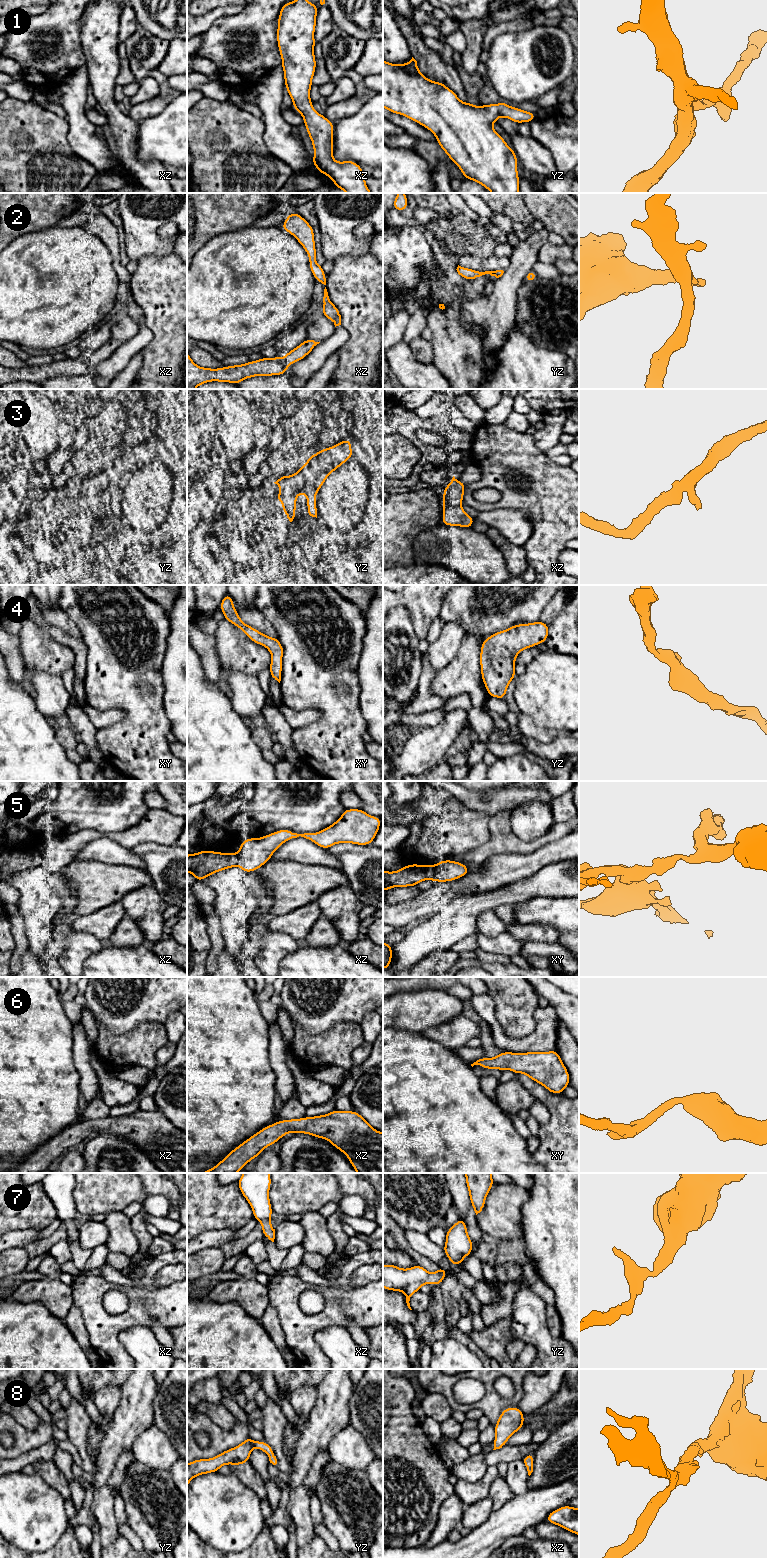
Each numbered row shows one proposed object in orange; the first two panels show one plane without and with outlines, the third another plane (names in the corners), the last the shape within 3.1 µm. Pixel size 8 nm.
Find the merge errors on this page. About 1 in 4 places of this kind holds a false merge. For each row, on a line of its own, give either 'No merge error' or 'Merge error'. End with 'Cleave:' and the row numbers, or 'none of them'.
1: No merge error
2: No merge error
3: No merge error
4: No merge error
5: Merge error
6: No merge error
7: No merge error
8: No merge error
Cleave: 5

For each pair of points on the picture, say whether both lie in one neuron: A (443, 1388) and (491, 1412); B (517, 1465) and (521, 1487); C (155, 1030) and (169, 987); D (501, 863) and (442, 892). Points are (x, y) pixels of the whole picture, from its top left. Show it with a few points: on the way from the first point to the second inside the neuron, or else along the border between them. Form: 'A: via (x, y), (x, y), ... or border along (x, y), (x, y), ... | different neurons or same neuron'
A: via (452, 1401), (457, 1406), (478, 1406) | same neuron
B: via (517, 1470), (517, 1482) | same neuron
C: border along (163, 1024), (142, 1022), (135, 1029) | different neurons
D: via (486, 878), (483, 881), (457, 886) | same neuron

